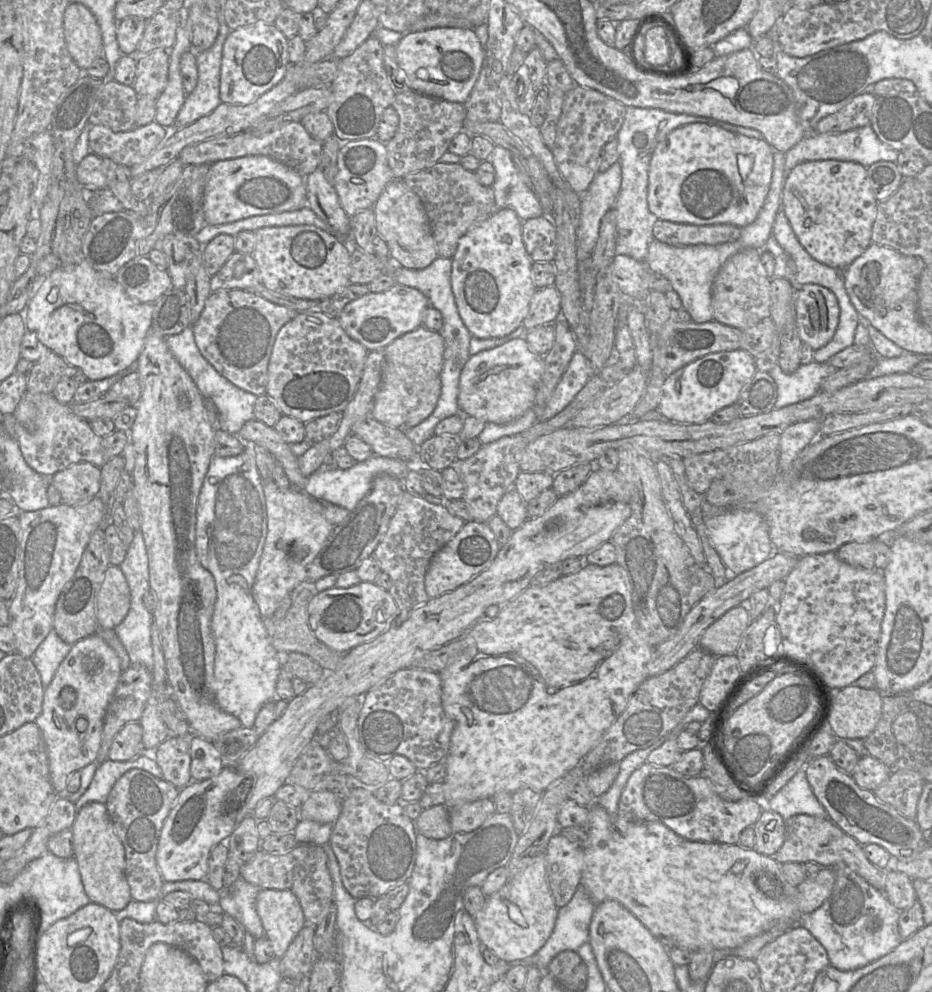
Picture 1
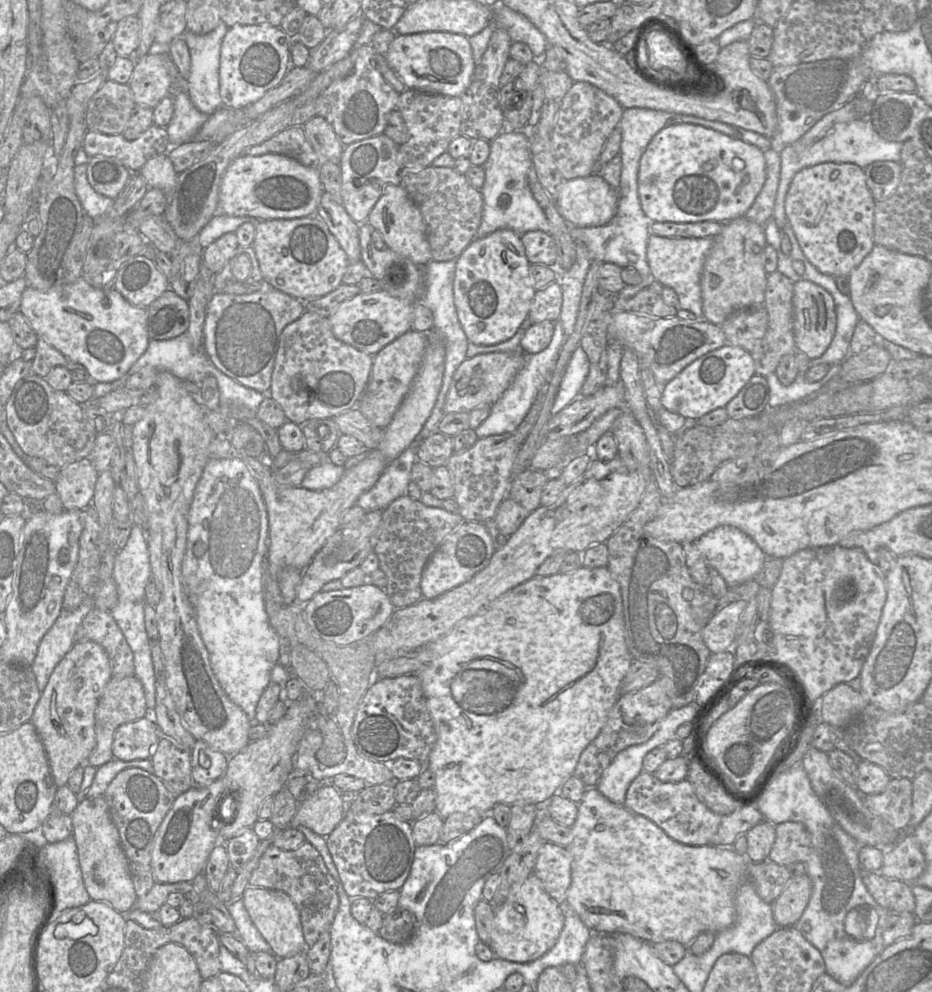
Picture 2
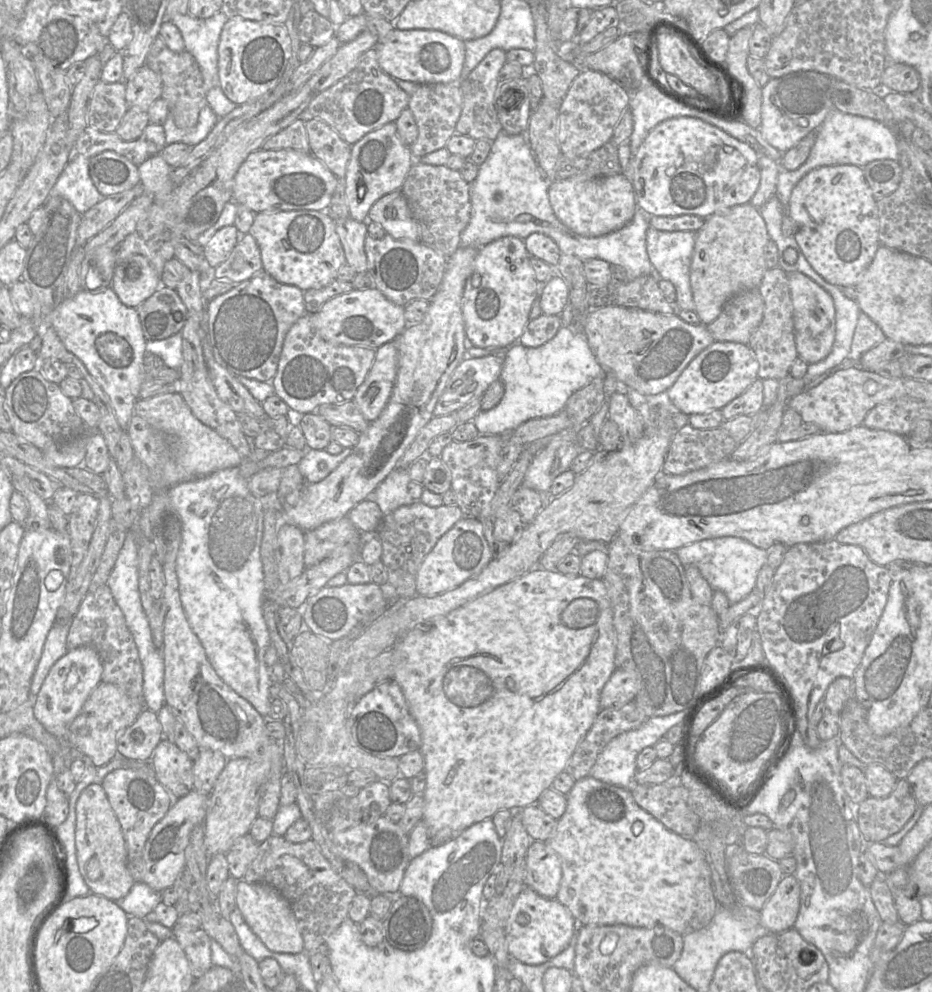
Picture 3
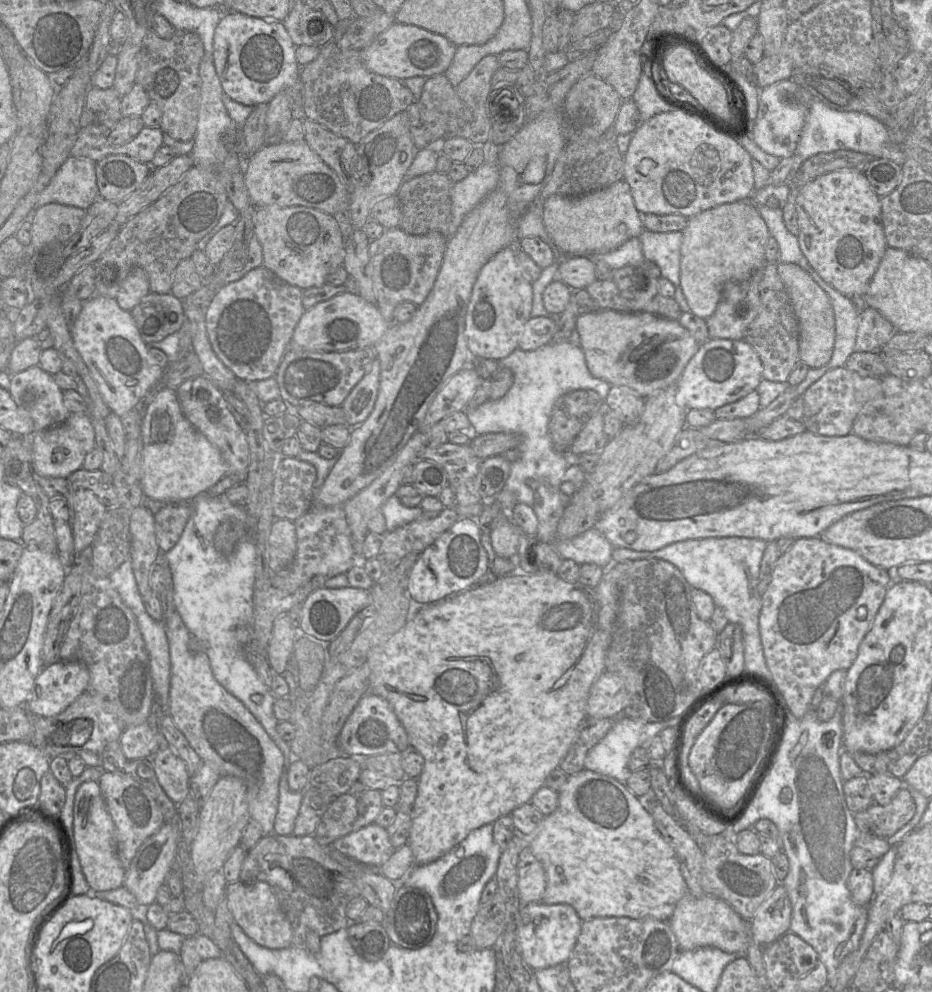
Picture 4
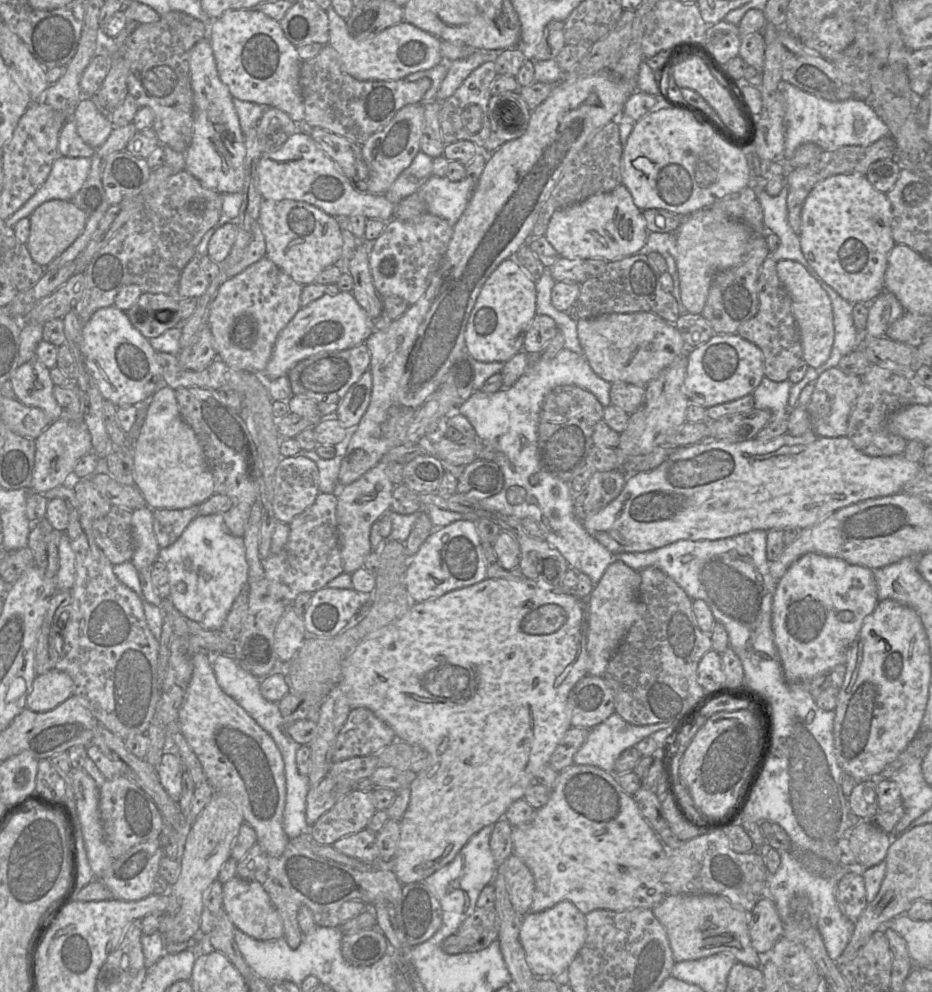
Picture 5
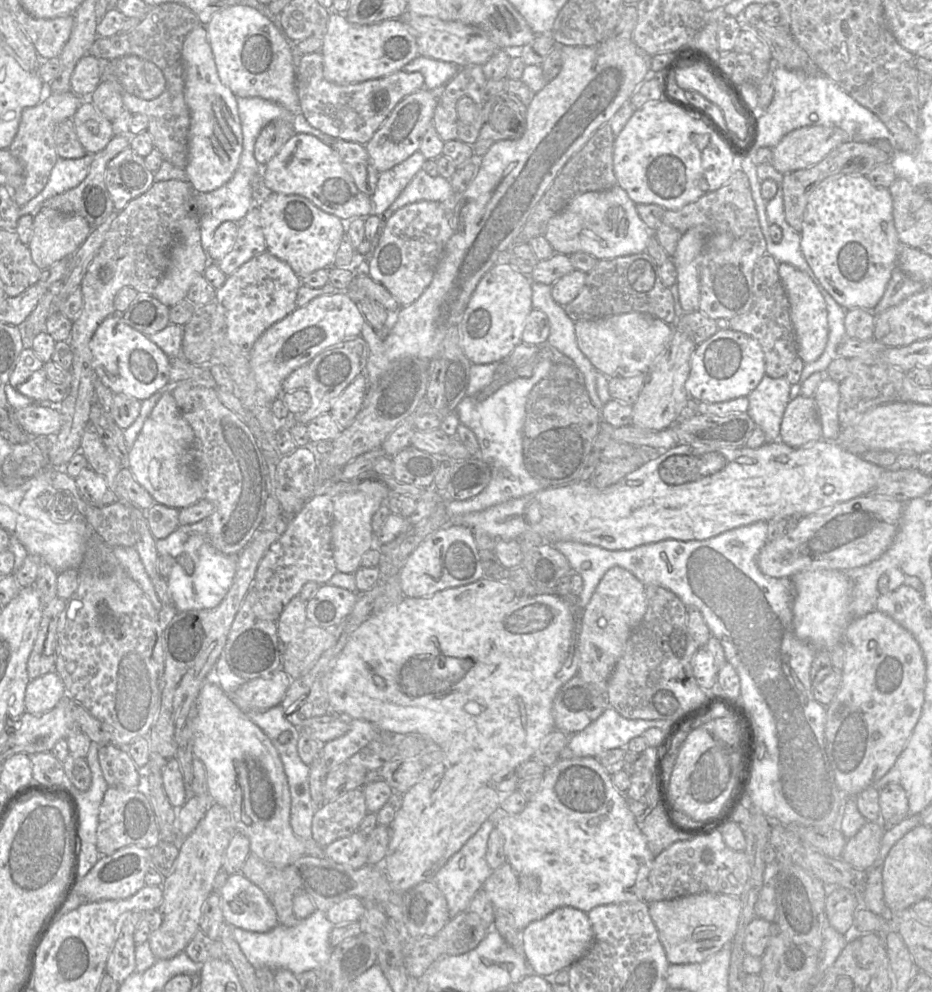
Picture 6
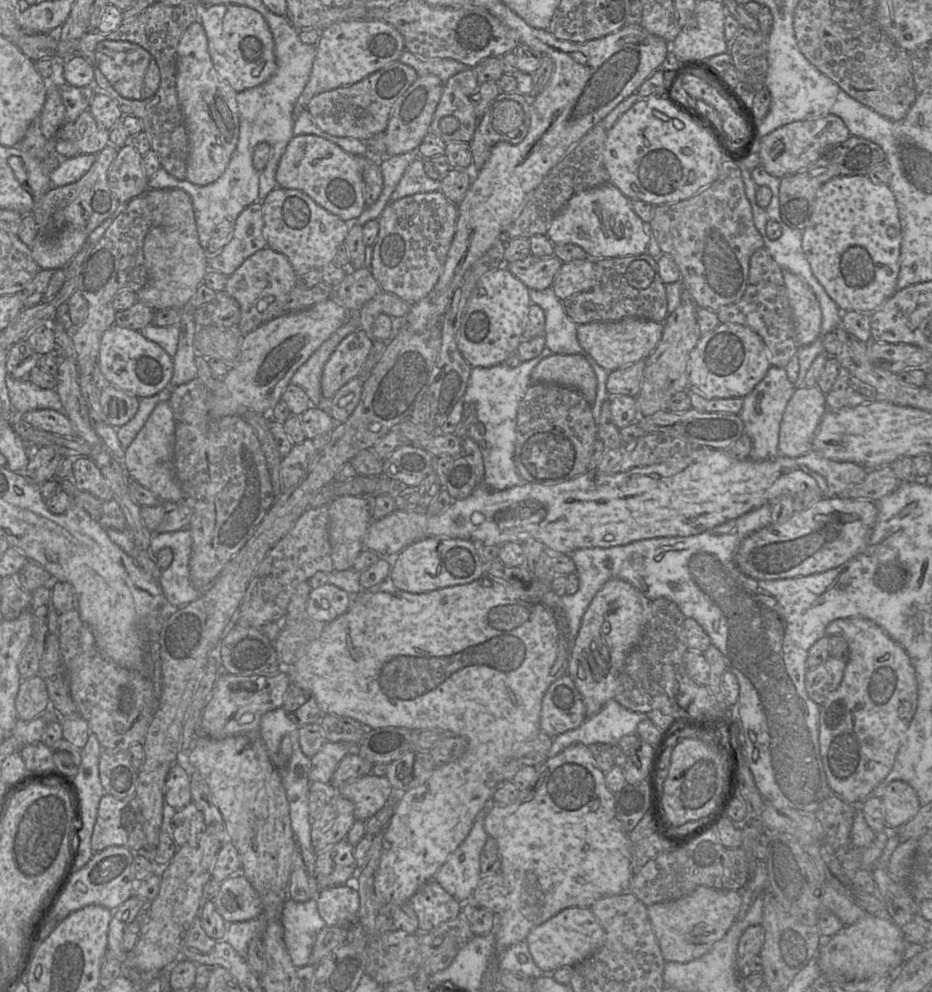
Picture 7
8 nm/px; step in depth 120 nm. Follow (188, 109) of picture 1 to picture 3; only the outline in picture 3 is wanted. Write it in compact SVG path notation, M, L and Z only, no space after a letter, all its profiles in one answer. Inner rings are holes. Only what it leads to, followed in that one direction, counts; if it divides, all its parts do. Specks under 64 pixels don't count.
M220 10L212 17L200 19L190 14L177 14L170 21L179 29L185 50L196 59L206 94L219 86L218 45L227 16Z

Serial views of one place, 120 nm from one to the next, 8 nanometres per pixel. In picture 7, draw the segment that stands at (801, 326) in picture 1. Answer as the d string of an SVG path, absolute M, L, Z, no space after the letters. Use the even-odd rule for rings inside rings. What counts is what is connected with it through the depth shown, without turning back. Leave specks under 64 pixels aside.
M783 271L783 280L798 347L807 346L821 336L822 313L819 302L810 286L800 276Z

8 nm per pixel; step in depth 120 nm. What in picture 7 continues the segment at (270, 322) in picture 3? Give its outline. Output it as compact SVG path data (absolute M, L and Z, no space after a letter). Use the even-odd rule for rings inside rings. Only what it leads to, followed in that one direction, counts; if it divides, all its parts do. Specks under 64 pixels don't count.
M266 246L248 257L228 277L224 289L240 306L241 334L245 336L271 319L287 314L286 300L293 287L296 287L296 272L284 254Z

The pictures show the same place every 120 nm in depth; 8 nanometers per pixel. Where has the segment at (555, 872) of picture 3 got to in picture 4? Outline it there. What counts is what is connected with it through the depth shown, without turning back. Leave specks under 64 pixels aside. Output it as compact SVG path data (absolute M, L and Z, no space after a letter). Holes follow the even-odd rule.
M528 845L520 851L517 864L518 896L522 904L542 902L546 887L546 874L542 864Z

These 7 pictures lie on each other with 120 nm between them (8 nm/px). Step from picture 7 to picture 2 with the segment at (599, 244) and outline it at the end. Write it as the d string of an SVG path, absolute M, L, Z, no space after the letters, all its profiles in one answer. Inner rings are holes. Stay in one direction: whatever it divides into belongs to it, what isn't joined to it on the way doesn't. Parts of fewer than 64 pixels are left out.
M598 173L571 180L559 185L556 208L571 226L598 227L606 225L614 217L618 206L618 190L613 189Z

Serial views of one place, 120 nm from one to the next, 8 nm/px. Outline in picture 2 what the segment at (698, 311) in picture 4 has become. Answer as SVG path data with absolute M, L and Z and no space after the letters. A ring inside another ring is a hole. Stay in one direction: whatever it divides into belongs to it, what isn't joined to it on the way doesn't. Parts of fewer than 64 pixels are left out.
M745 216L723 224L721 232L714 237L713 246L708 252L701 272L701 293L704 319L721 326L733 312L746 308L764 307L767 273L763 267L763 253L767 245L764 225L759 225Z

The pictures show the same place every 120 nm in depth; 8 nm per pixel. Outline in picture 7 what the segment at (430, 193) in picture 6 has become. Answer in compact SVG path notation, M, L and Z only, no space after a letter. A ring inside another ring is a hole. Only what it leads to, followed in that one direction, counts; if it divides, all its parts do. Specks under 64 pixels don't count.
M418 157L407 167L389 202L406 196L440 190L440 181L431 179L425 173L424 160L422 157Z

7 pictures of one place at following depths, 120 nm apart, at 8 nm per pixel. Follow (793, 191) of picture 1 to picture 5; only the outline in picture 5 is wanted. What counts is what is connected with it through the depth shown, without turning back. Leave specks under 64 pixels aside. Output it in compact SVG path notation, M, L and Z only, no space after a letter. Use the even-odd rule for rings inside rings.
M835 174L817 182L810 190L801 210L800 247L809 266L841 298L851 304L870 304L884 290L884 274L887 268L888 255L896 244L891 231L892 208L886 194L876 190L863 174Z

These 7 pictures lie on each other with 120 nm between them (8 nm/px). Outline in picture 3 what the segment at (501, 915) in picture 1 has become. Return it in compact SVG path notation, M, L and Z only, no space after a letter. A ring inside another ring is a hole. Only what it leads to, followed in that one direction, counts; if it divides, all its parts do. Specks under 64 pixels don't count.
M526 886L513 903L503 926L510 958L527 965L545 963L567 948L578 926L570 911L556 898L545 898Z

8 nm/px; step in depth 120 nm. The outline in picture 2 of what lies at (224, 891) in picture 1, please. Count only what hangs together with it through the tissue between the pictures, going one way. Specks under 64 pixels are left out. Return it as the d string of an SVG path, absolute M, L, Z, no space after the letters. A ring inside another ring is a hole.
M242 898L227 905L227 910L236 925L236 934L251 953L266 952L273 954L272 948L251 921Z

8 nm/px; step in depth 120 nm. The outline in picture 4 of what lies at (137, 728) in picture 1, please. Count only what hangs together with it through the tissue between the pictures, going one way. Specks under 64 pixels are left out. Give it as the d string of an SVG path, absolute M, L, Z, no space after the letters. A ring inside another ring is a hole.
M148 722L125 728L119 742L128 759L152 758L161 748L157 747L157 733Z

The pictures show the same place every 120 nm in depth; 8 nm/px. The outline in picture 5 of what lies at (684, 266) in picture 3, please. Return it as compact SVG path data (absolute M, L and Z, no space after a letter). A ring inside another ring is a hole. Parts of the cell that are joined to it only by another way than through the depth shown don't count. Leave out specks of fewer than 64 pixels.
M648 232L646 244L639 253L647 255L650 252L658 252L666 261L666 271L669 272L673 278L673 290L671 293L677 301L679 314L684 315L689 313L680 298L680 287L676 266L677 243L675 233Z

